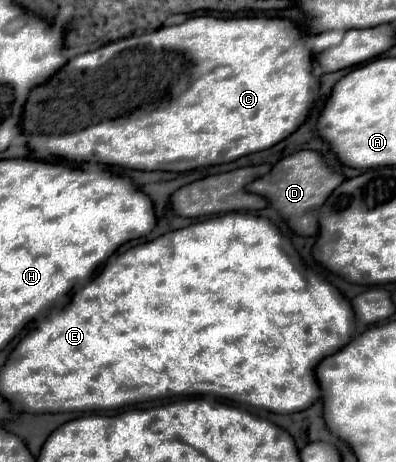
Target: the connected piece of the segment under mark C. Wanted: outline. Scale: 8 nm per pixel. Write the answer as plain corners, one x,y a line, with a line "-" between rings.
195,16
177,26
163,26
151,34
129,36
111,44
105,44
93,52
71,58
49,82
37,86
23,112
23,134
27,136
29,148
37,154
61,156
75,162
97,160
113,166
129,166
137,170
171,170
185,172
201,166
213,166
223,162
233,162
241,156
267,150
277,142
291,136
311,114
315,100
319,98
319,78
313,74
315,54
307,48
305,32
301,32
295,22
289,18
213,18
213,16

